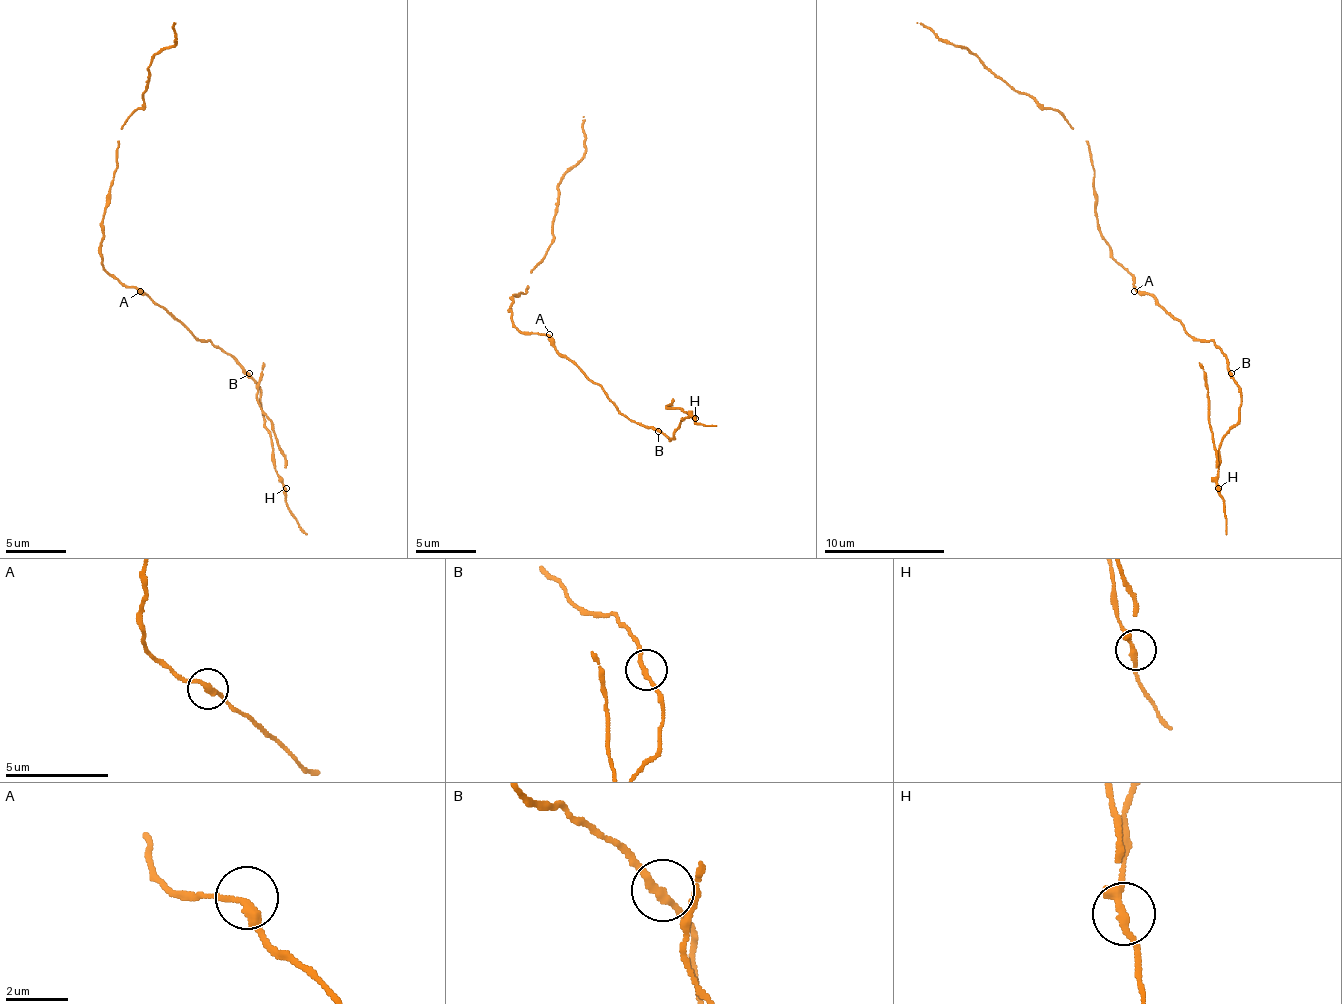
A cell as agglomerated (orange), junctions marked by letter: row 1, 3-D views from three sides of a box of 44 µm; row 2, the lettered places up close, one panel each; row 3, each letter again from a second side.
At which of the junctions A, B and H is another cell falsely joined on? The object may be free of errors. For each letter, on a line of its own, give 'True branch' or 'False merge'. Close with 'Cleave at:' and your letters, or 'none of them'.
A: True branch
B: True branch
H: False merge
Cleave at: H

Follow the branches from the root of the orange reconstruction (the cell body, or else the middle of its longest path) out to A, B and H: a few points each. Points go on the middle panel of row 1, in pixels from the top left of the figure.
A: (525, 331), (549, 334)
B: (525, 331), (543, 334), (625, 416), (658, 431)
H: (525, 331), (543, 334), (634, 422), (658, 428), (670, 440), (682, 419), (688, 416), (695, 419)

